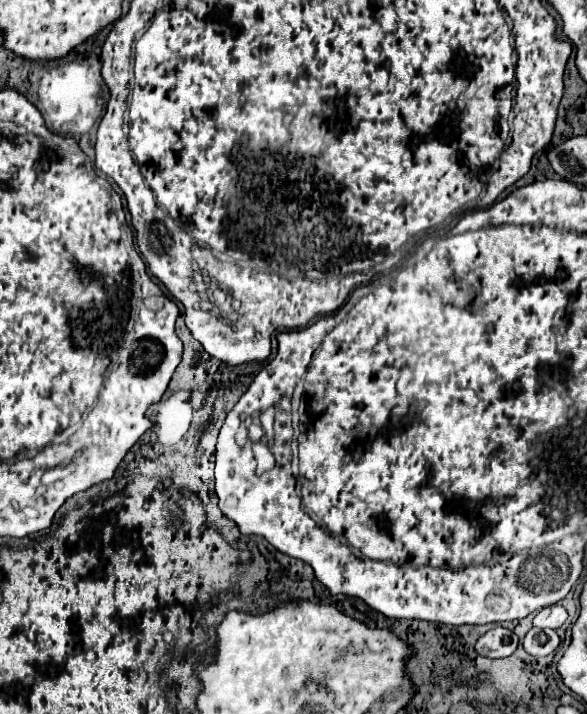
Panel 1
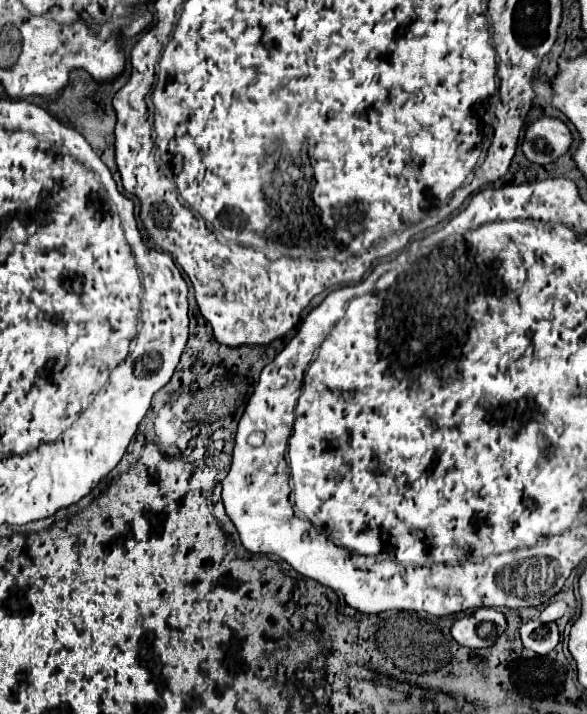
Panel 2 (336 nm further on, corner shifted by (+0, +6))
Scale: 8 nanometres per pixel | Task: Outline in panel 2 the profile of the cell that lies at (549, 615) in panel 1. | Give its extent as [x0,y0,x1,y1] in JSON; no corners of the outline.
[540,600,568,622]

